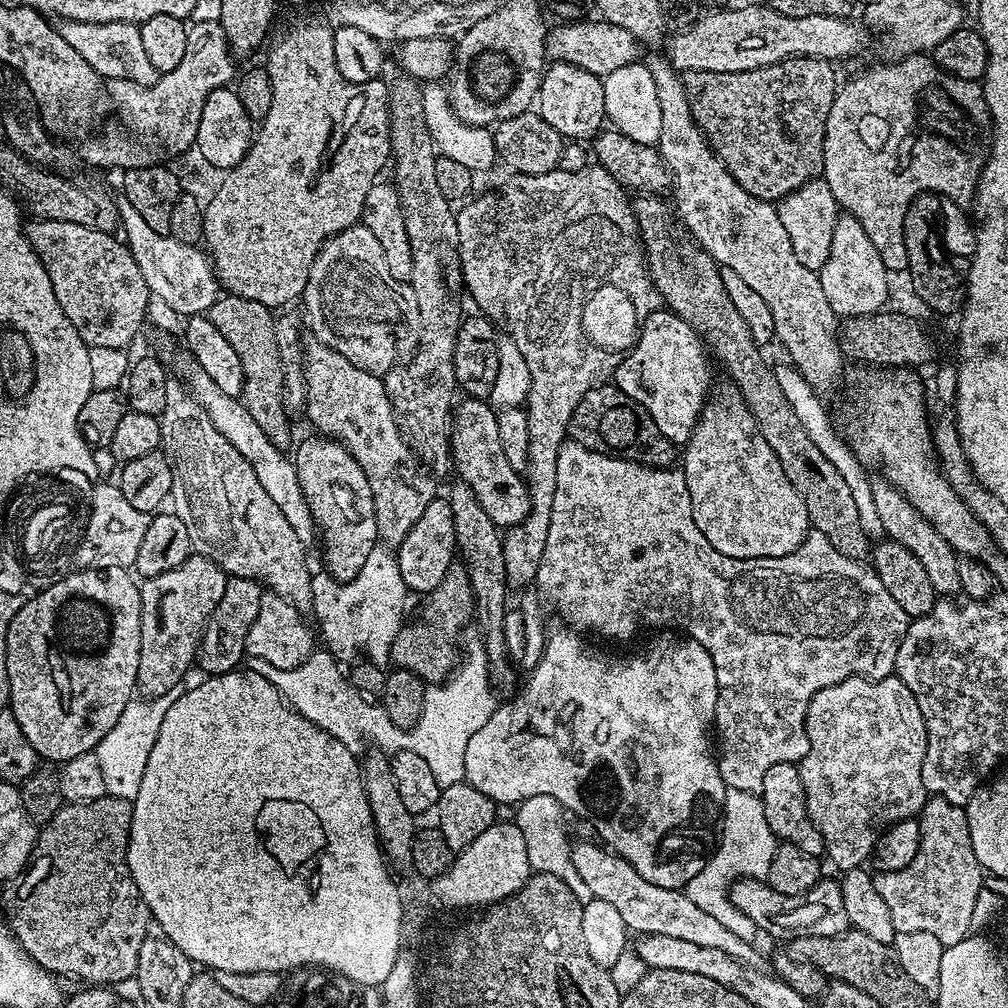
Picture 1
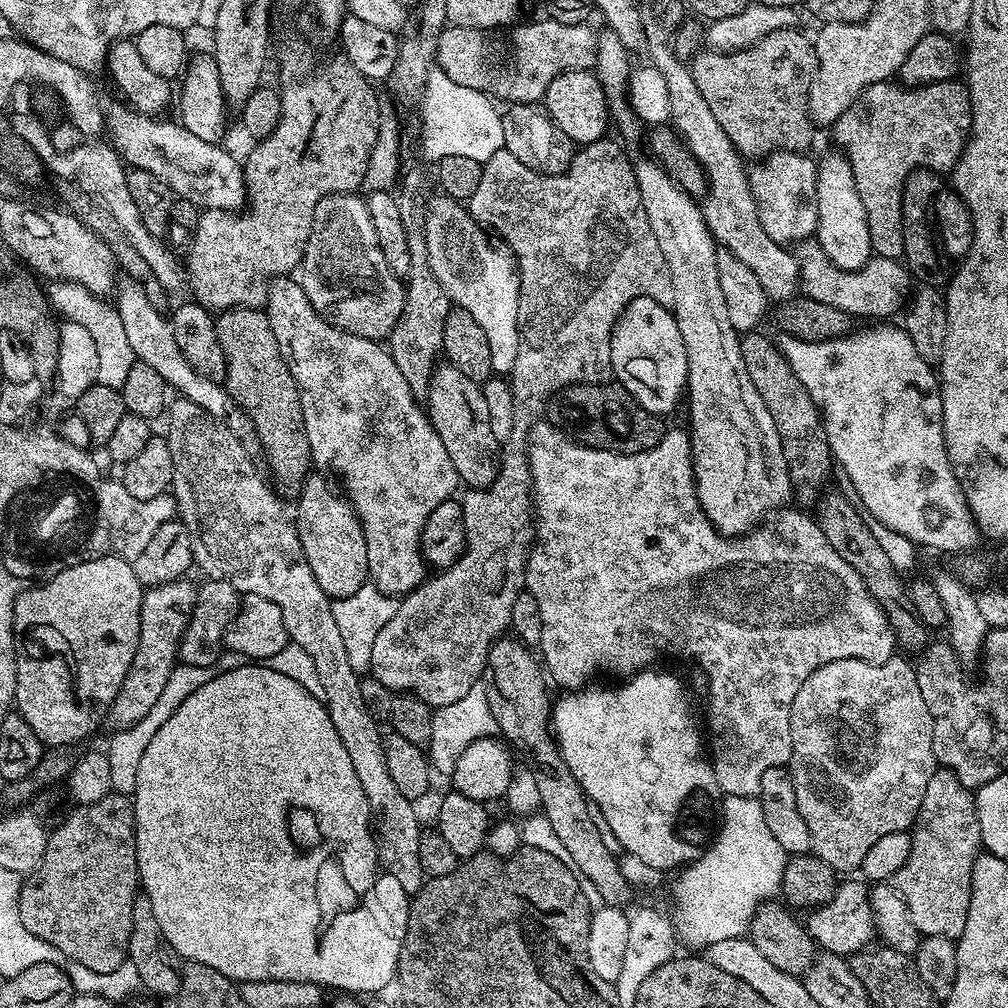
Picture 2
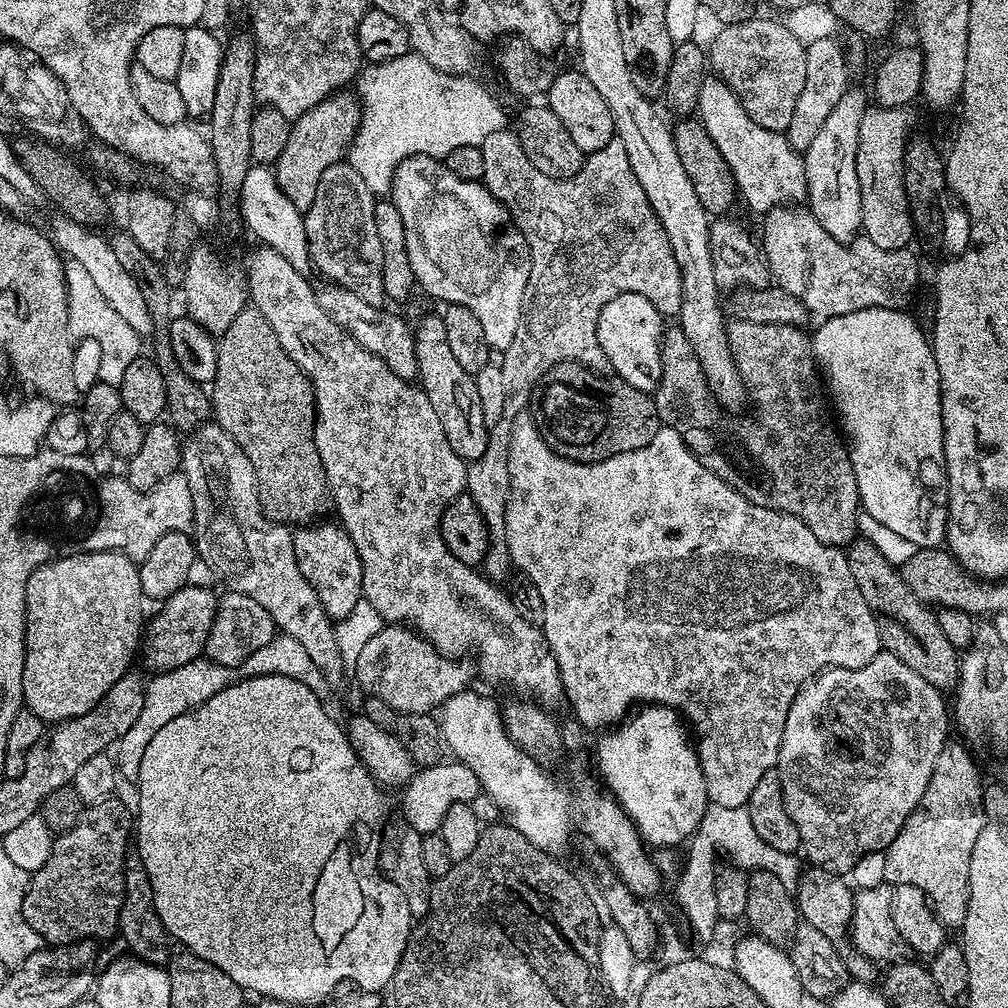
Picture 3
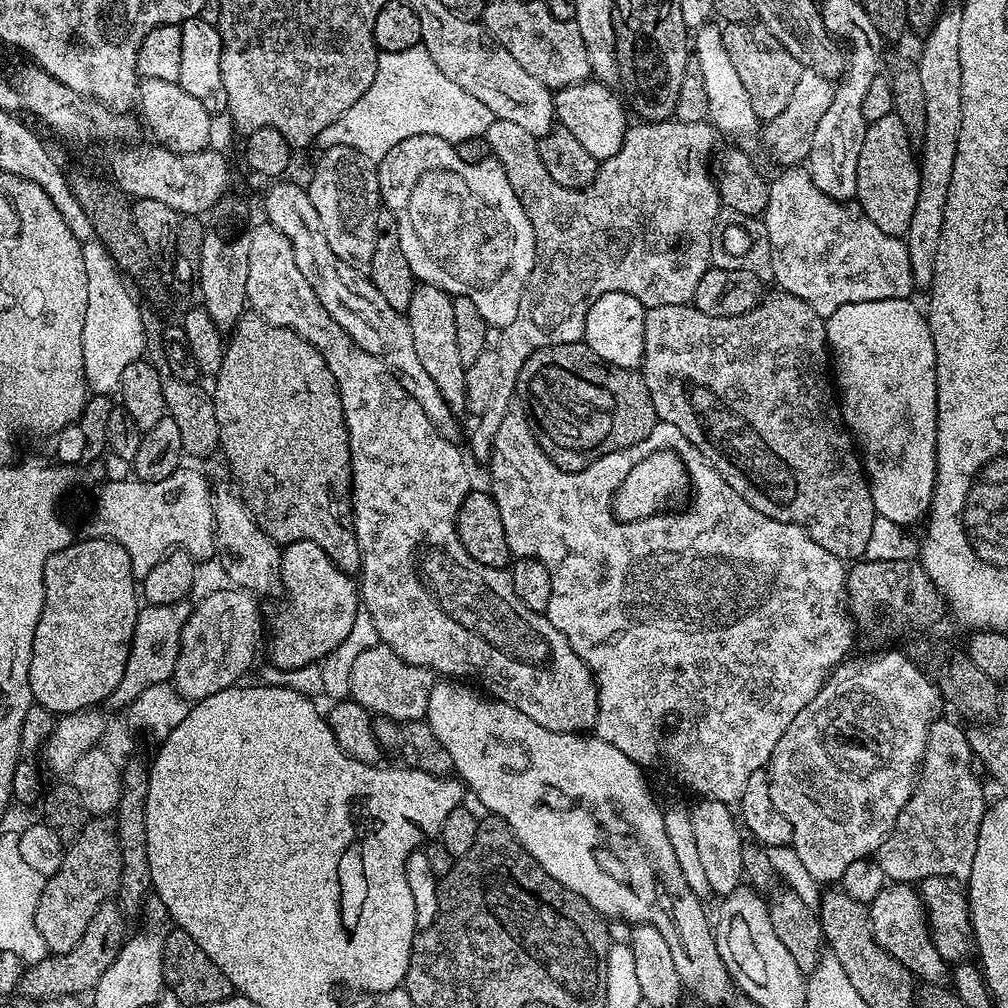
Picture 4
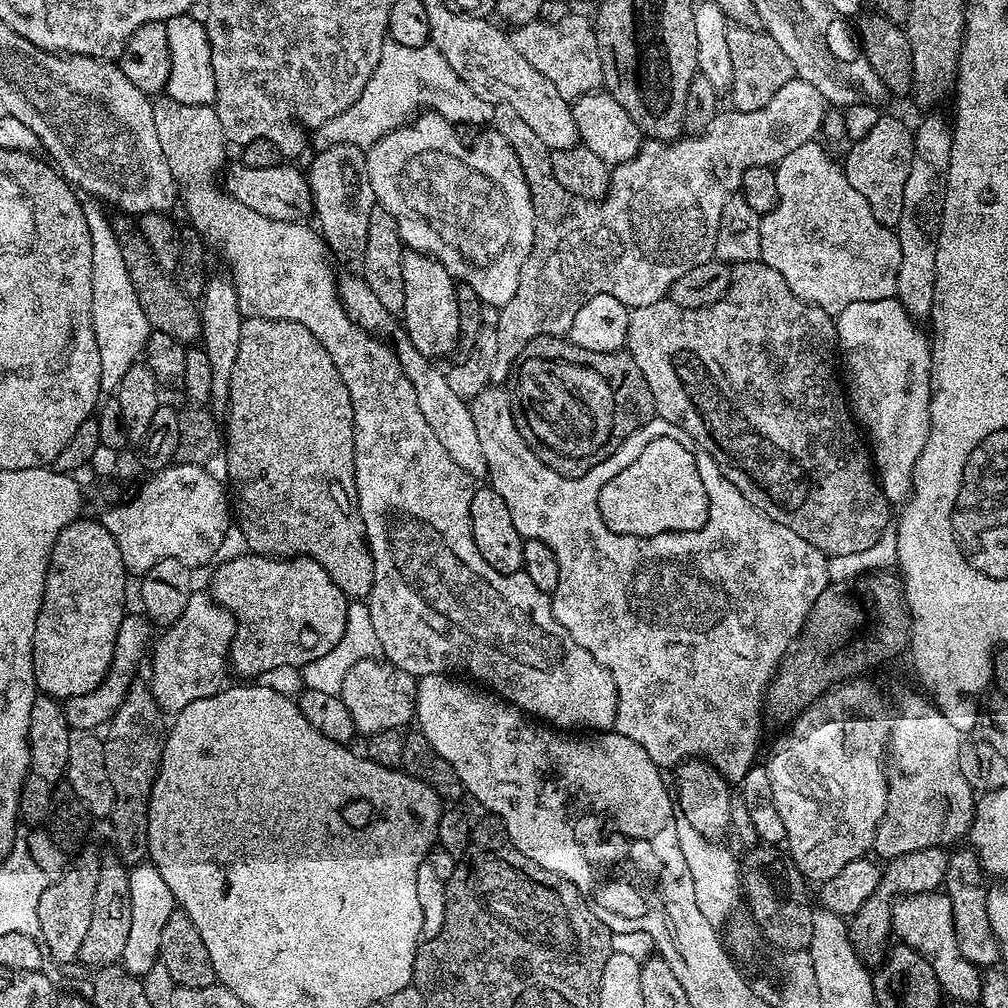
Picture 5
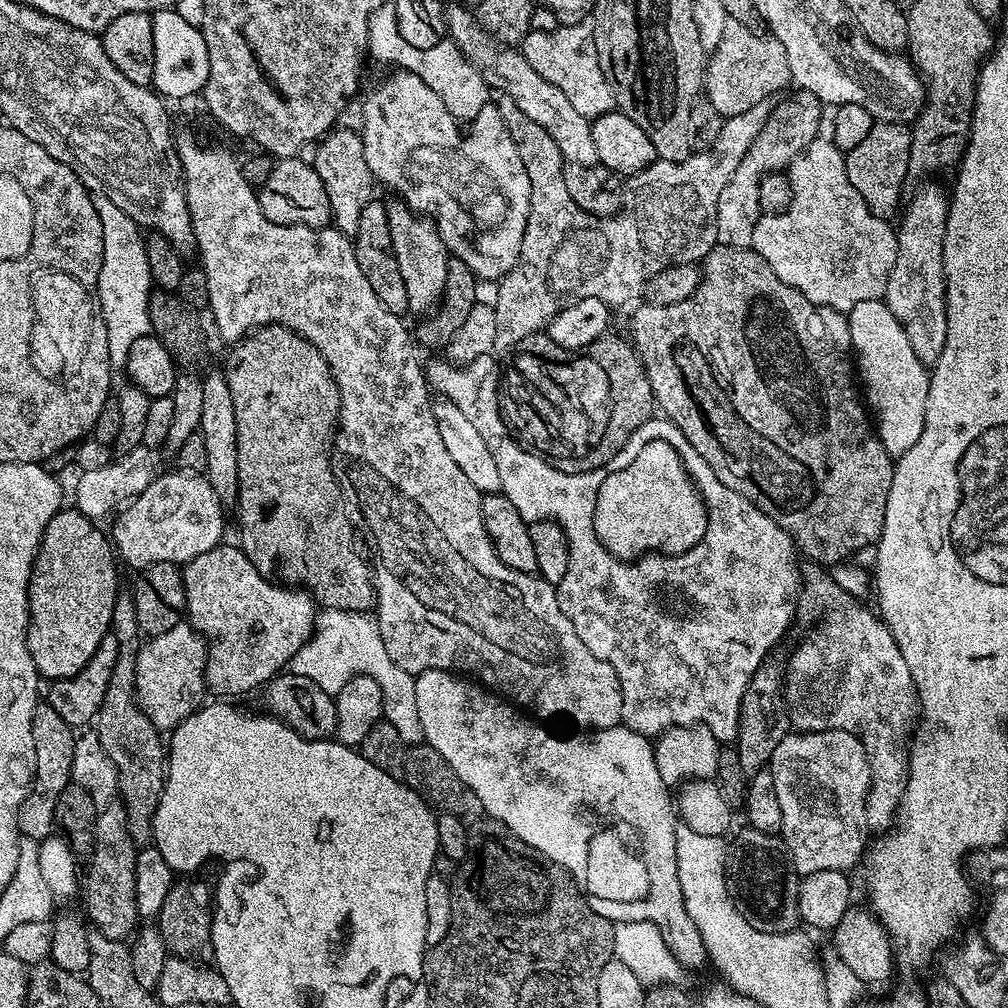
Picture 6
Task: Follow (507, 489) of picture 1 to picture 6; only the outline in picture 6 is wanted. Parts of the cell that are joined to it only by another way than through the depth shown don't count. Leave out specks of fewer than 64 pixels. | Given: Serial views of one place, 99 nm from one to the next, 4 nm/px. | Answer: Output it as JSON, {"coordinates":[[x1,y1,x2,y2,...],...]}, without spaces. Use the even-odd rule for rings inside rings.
{"coordinates":[[399,198,386,204,390,218,390,242,394,242,394,258,398,258,398,271,406,286,408,311,431,313,441,303,446,286,446,270,450,253,436,232,435,223,427,215,417,214]]}

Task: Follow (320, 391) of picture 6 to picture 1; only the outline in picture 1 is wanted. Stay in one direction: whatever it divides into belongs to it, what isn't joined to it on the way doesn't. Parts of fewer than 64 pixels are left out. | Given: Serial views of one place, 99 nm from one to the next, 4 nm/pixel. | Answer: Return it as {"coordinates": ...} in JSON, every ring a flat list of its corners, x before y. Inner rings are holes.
{"coordinates":[[221,294,209,306,206,313,208,320,218,326,218,330,228,339,230,346,242,361,244,371,244,391,242,399,246,410,254,417,254,422,262,426,262,434,268,436,274,446,287,449,292,428,288,425,289,409,286,407,284,394,284,364,280,360,280,348,276,344,276,320,273,309,262,306,250,298,231,294]]}

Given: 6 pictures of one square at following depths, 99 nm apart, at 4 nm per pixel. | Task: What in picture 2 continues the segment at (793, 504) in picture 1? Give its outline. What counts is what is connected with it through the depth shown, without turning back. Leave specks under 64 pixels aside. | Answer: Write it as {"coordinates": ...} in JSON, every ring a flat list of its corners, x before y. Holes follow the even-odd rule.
{"coordinates":[[647,159,635,165,636,181,646,218,650,222,650,230,654,230,654,238,658,238,658,250,662,250,662,258,674,286,674,302,670,311,676,317,678,330,682,330,682,342,686,342,686,408,688,404,688,420,692,423,692,477,696,483,696,497,700,509,720,535,743,538,765,523,764,516,771,512,779,513,791,505,788,503,793,503,794,489,788,458,782,450,778,426,774,426,774,418,770,418,770,410,766,410,762,394,758,394,758,386,754,386,754,378,750,378,750,370,746,370,746,362,740,349,741,333,730,326,730,314,726,314,726,298,722,298,722,286,718,286,718,245,712,237,712,231,706,226,701,205,675,184,668,177,668,171,660,167,655,159]]}

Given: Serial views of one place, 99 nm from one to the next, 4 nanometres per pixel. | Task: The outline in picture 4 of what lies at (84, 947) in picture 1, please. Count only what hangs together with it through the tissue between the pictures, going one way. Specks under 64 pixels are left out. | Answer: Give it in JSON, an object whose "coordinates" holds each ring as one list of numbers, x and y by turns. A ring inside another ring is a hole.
{"coordinates":[[92,818,88,825,78,833,74,839,65,847,62,866,52,876,47,877,41,897,38,898,34,922,38,934,42,936,47,951,59,954,70,950,86,934,86,926,90,926,90,918,105,903,108,896,117,891,120,886,120,875,122,874,122,854,118,850,118,838,116,837,116,821,112,818]]}

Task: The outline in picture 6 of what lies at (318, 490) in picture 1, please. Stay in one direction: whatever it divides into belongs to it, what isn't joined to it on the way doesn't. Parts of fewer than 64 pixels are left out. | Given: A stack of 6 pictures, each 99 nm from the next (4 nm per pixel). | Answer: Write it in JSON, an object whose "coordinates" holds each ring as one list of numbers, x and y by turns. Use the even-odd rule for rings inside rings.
{"coordinates":[[221,542,214,550,198,554,190,563,183,565,184,589,186,590,186,620,208,645,208,661,204,683,207,691,216,698,236,698,247,692,263,689,281,670,291,665,294,654,316,629,318,605,311,592,300,586,285,586,283,583,271,584,265,573,252,565,250,558,235,543]]}

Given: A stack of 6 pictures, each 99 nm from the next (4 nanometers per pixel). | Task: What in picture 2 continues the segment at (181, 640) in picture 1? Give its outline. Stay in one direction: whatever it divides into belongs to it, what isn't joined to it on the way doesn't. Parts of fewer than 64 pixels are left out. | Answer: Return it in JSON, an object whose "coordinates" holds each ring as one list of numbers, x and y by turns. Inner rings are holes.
{"coordinates":[[188,578,182,580,175,580,174,582,166,582,165,584,159,584,158,586,154,586,153,588,149,588,147,589,147,591,145,591,144,597,142,598,142,610,140,611,140,633,138,634,138,650,134,650,134,662,130,662,130,670,126,674,126,678,122,682,122,686,118,690,118,694,114,698,111,710,108,711,106,717,106,724,107,727,111,727,110,729,117,730,131,728,136,723,140,722,142,718,144,718,146,714,149,714,150,710,153,709,154,702,157,702,158,698,161,697,162,690,165,689,166,684,170,681,171,672,175,670,178,663,178,657,180,654,180,639,182,638,182,634,186,630,186,626,188,625,188,619,190,619,193,610,196,608,196,602,198,599,197,585,195,583,192,585,190,581,191,579]]}

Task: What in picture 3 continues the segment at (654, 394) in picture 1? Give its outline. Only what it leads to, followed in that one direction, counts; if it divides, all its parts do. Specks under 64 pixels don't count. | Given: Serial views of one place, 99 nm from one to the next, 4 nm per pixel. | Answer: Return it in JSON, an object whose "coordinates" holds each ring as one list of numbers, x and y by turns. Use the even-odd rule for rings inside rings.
{"coordinates":[[618,294,618,298,610,298,610,302,606,302,606,306,602,306,602,314,598,314,594,334,604,351,607,367,619,379,625,380,636,390,652,394,655,393,656,387,660,384,662,378,662,341,666,331,664,323,666,323,665,317,654,306,654,302,650,302,650,298,646,298,642,294]]}

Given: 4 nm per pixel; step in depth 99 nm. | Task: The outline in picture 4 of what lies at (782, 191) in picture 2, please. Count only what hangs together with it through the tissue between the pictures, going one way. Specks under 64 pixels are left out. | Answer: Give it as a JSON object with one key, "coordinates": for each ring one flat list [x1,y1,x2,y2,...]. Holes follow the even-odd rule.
{"coordinates":[[704,23,694,32,694,58,698,62,698,70,702,70,702,78,706,85,708,120,717,133,748,136,756,127,758,128,754,106,750,102,750,94,746,94,746,86,742,86,742,78,738,78,738,73,734,71,730,54,726,54,722,31,713,24]]}

